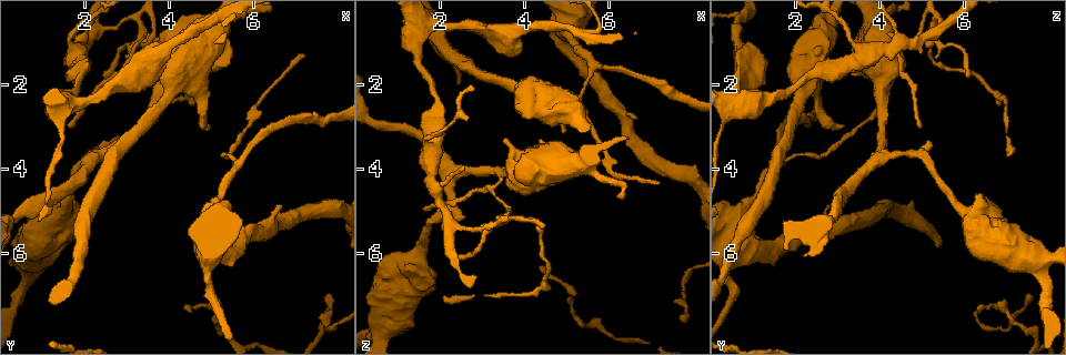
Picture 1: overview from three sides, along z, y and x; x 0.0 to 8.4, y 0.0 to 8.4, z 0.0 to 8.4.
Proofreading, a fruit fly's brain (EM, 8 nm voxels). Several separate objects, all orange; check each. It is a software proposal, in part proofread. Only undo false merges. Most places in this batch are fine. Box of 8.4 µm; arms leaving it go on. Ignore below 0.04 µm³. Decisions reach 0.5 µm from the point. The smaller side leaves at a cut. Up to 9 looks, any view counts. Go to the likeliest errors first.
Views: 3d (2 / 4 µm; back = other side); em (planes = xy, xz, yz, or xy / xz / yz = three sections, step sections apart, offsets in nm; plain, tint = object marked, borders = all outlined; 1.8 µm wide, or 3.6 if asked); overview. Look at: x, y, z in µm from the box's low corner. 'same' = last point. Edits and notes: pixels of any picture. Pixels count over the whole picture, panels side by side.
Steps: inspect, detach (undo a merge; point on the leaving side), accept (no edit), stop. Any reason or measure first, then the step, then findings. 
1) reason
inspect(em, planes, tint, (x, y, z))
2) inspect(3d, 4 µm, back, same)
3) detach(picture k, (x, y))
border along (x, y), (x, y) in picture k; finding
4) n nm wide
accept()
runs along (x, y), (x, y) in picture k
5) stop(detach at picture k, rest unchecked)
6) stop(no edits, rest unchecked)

branch point
inspect(em, planes, plain, (5.65, 3.85, 1.60))

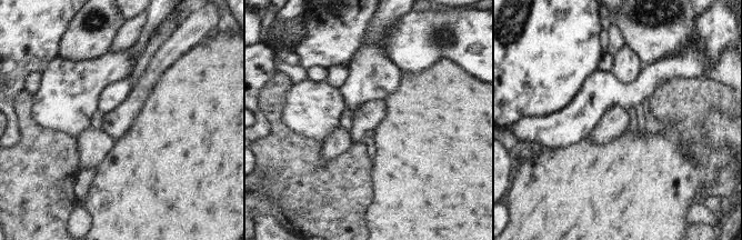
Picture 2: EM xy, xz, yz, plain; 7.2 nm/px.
inspect(em, planes, borders, same)

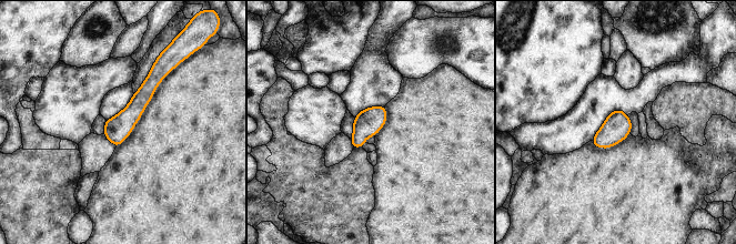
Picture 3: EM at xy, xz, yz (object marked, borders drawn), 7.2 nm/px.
accept()
runs along (157, 68), (116, 131), (116, 142) in picture 3; one neuron here

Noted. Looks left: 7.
two arms in line, one across
inspect(3d, 4 µm, (1.95, 1.05, 4.50))

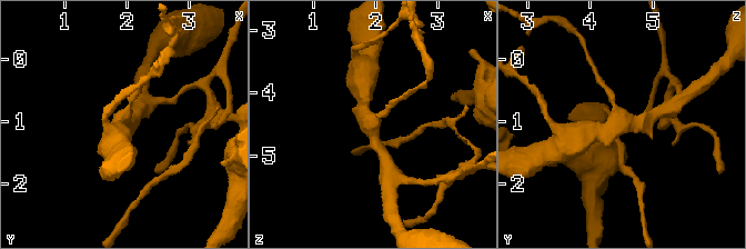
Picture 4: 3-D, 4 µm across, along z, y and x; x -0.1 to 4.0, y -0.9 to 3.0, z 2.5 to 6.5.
3 arms
inspect(em, planes, tint, (1.90, 1.00, 4.50))

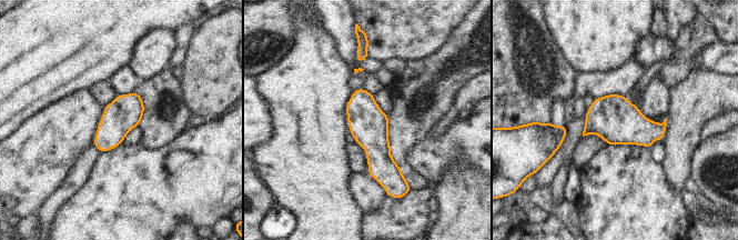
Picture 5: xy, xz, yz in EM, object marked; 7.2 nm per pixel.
accept()
runs along (359, 91), (363, 114), (391, 184) in picture 5; all the same neuron

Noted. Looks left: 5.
abrupt turn
inspect(em, xz, step 4, borders, (2.25, 3.60, 4.95))

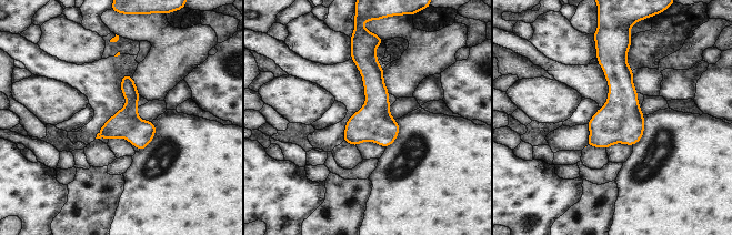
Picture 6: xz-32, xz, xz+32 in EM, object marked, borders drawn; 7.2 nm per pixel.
accept()
continuous, no second neuron

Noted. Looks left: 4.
inspect(3d, 4 µm, (0.65, 5.70, 6.65))

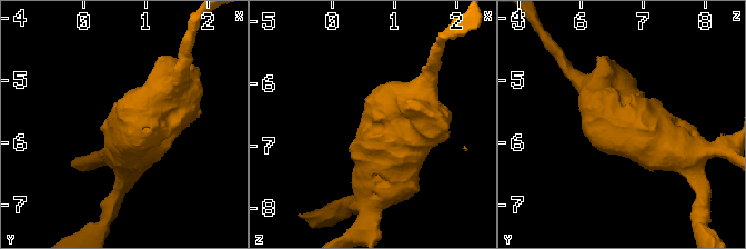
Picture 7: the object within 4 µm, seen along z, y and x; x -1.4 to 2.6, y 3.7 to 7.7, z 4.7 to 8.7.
inspect(em, 3.6 µm, planes, tint, (0.70, 5.70, 6.70))

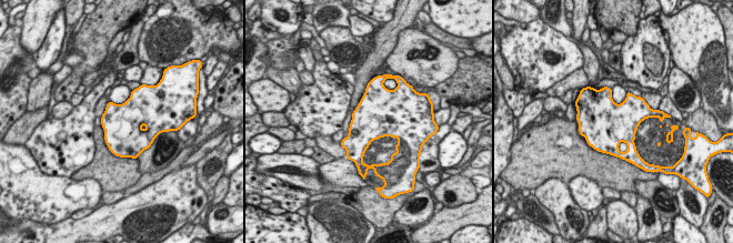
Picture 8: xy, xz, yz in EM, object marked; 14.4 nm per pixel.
accept()
one neuron here

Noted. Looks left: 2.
stop(no edits, rest unchecked)

